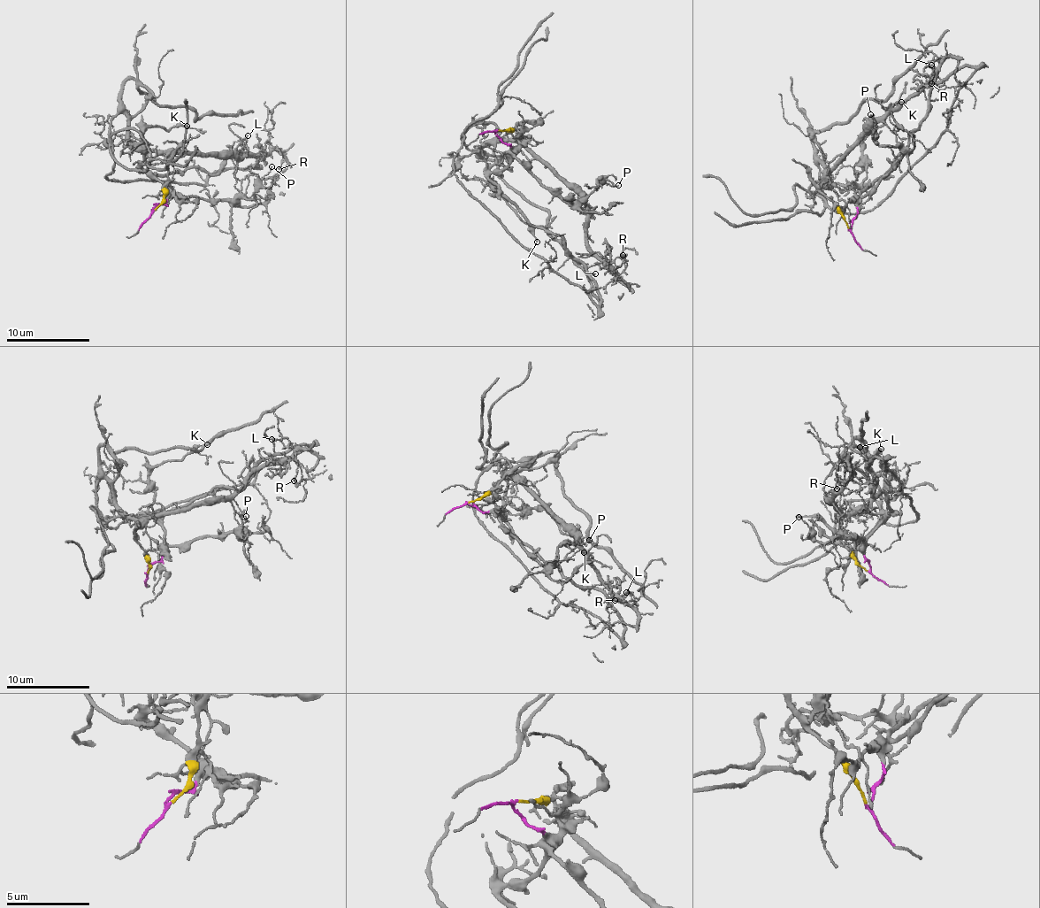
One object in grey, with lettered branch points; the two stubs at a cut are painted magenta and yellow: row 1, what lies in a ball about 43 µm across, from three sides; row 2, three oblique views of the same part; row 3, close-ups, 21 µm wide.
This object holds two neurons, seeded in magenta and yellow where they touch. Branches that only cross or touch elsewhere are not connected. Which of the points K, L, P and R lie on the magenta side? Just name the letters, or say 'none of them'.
K, L, P

